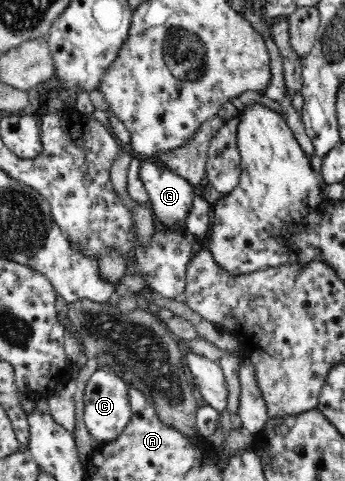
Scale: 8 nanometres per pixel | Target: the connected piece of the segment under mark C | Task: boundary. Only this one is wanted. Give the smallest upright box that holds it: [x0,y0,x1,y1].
[83,369,130,443]

